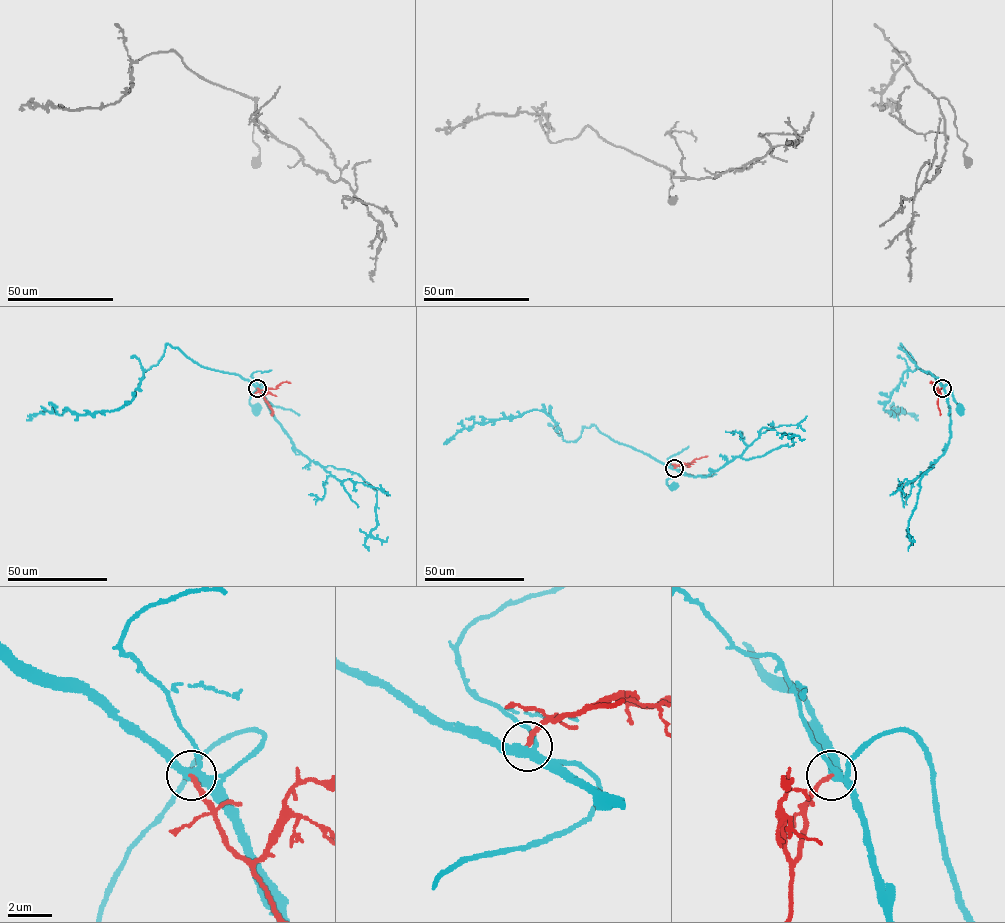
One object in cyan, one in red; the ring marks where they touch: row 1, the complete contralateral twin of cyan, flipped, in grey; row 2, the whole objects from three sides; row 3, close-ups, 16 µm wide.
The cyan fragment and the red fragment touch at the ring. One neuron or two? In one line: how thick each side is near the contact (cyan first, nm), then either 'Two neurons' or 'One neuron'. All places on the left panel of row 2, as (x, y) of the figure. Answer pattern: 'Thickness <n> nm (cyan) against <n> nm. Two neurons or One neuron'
Thickness 280 nm (cyan) against 200 nm. One neuron

